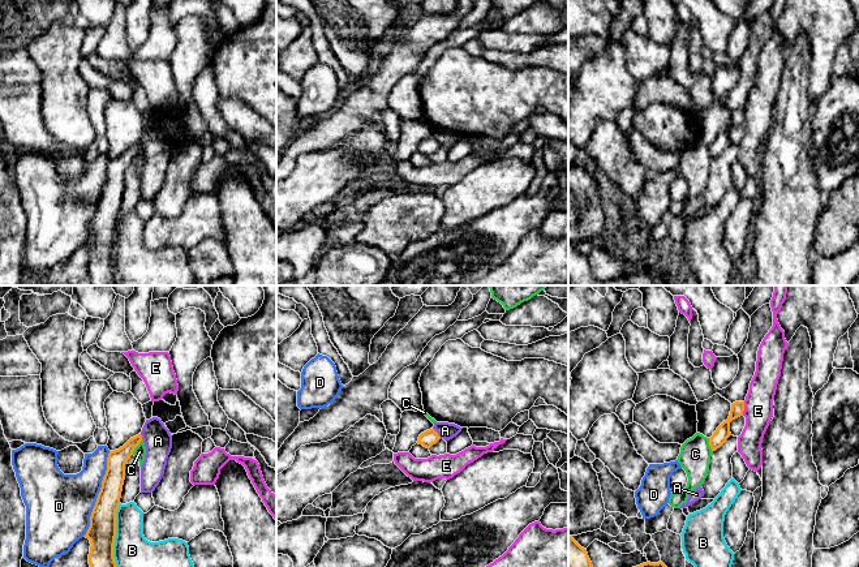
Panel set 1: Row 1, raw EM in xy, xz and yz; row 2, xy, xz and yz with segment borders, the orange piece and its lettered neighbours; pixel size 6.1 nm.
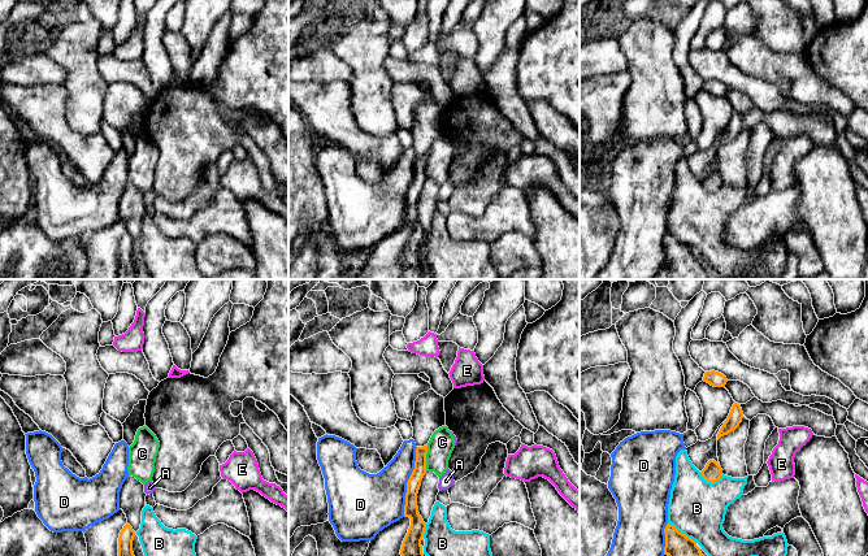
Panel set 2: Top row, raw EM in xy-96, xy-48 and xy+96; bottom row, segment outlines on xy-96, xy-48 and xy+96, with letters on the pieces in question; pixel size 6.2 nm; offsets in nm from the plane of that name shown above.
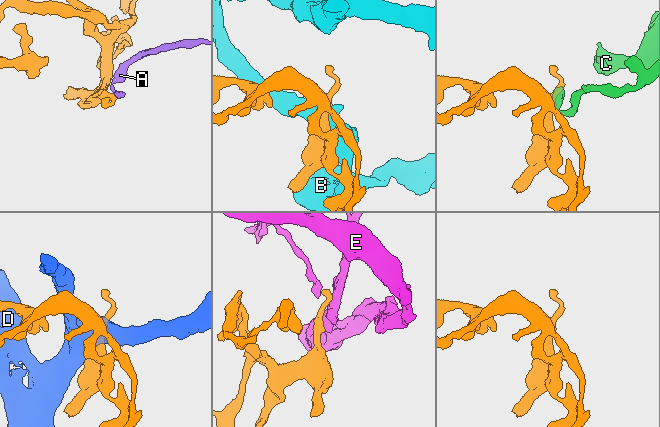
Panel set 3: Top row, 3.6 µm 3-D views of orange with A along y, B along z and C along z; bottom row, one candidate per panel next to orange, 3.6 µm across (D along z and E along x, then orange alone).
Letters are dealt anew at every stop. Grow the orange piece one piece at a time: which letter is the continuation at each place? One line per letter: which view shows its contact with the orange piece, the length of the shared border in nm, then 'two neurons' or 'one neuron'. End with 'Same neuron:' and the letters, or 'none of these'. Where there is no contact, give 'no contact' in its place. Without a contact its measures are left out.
A: meets orange in xz; contact 80 nm long; two neurons
B: meets orange in xy; contact 400 nm long; two neurons
C: meets orange in xy; contact 120 nm long; two neurons
D: meets orange in xy; contact 550 nm long; two neurons
E: meets orange in yz; contact 90 nm long; two neurons
Same neuron: none of these

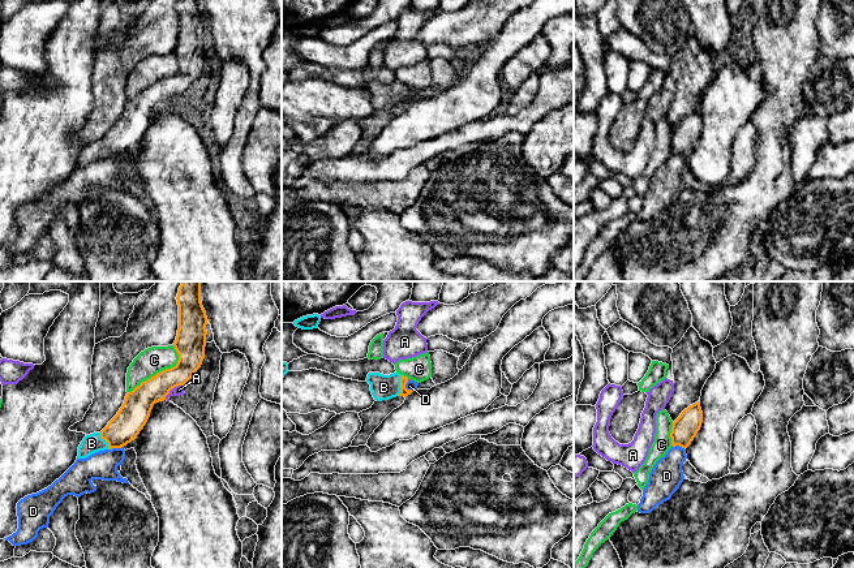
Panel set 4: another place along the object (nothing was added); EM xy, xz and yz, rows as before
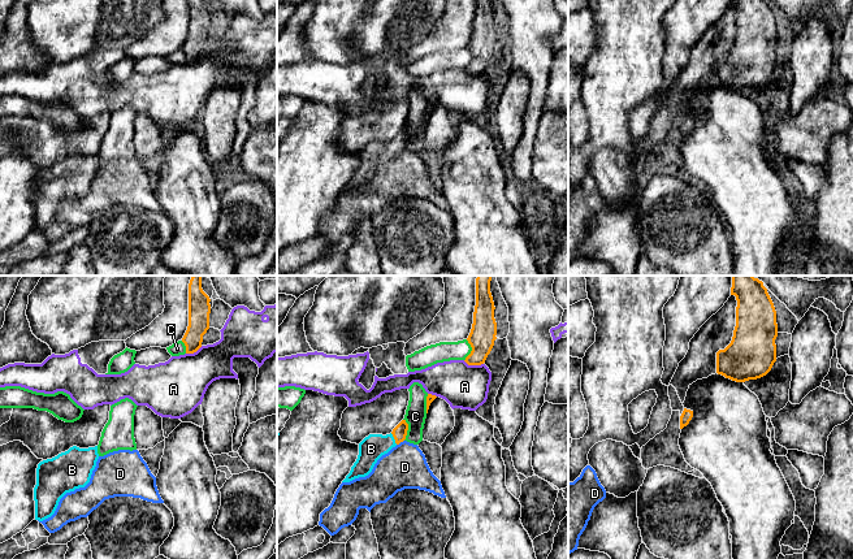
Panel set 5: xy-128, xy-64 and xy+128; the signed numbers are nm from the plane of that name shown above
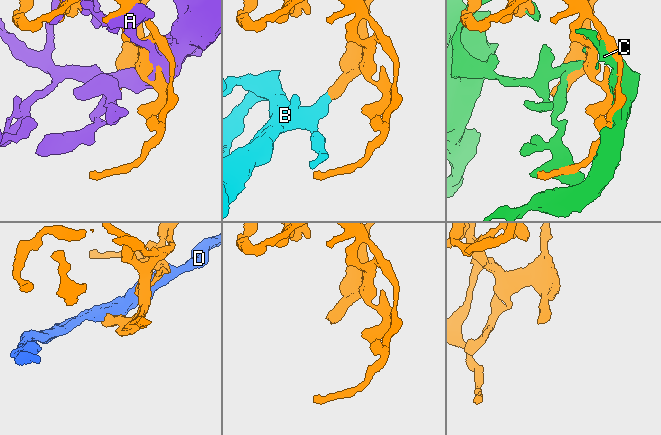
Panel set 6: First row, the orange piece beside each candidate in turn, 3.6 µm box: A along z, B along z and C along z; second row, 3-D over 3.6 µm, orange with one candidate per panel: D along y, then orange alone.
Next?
A: meets orange in xy; contact 140 nm long; two neurons
B: meets orange in xz; contact 130 nm long; one neuron
C: meets orange in xy; contact 400 nm long; two neurons
D: meets orange in xz; contact 80 nm long; two neurons
Same neuron: B

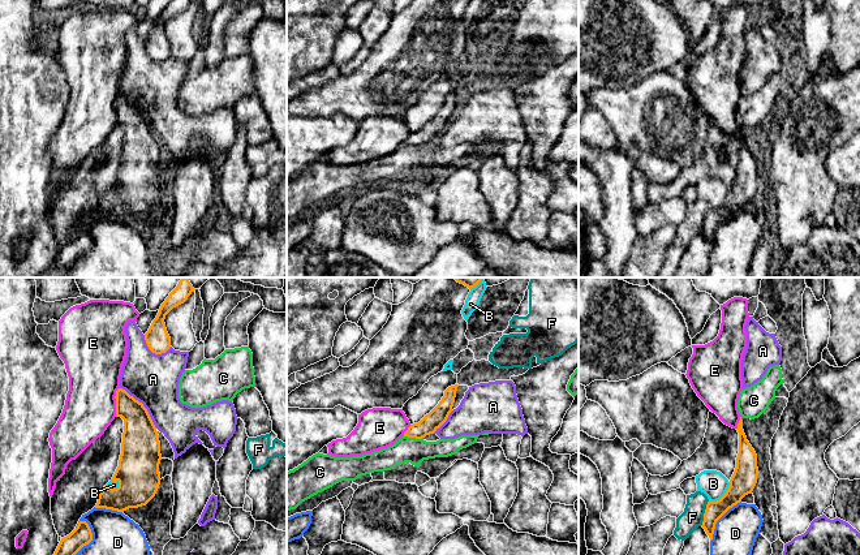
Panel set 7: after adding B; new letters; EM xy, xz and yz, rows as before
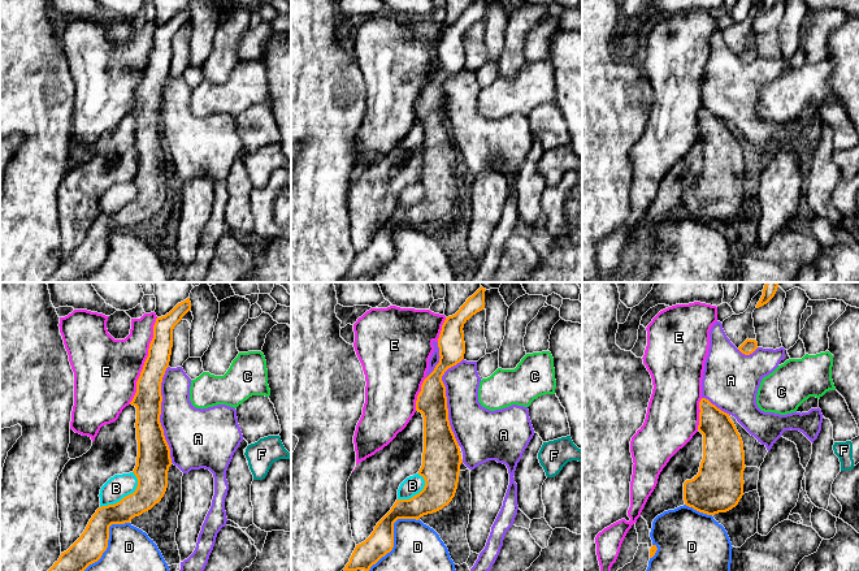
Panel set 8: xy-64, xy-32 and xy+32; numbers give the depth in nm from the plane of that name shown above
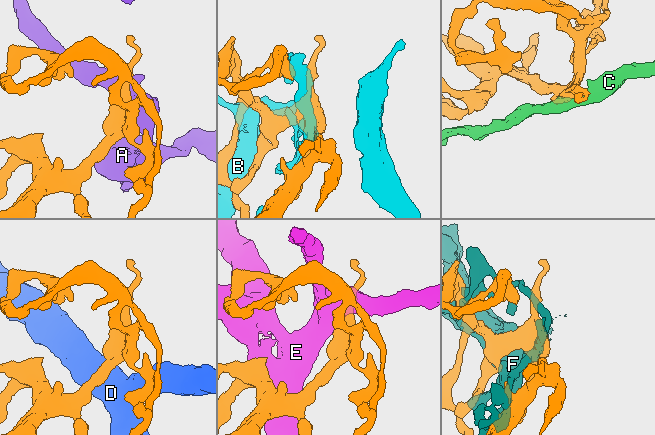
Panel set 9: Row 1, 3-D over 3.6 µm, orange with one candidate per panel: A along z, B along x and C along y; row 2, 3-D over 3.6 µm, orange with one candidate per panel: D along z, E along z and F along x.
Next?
A: meets orange in xy; contact 340 nm long; two neurons
B: meets orange in yz; contact 180 nm long; two neurons
C: meets orange in xz; contact 130 nm long; two neurons
D: meets orange in xy; contact 220 nm long; two neurons
E: meets orange in xy; contact 180 nm long; two neurons
F: meets orange in yz; contact 170 nm long; two neurons
Same neuron: none of these

